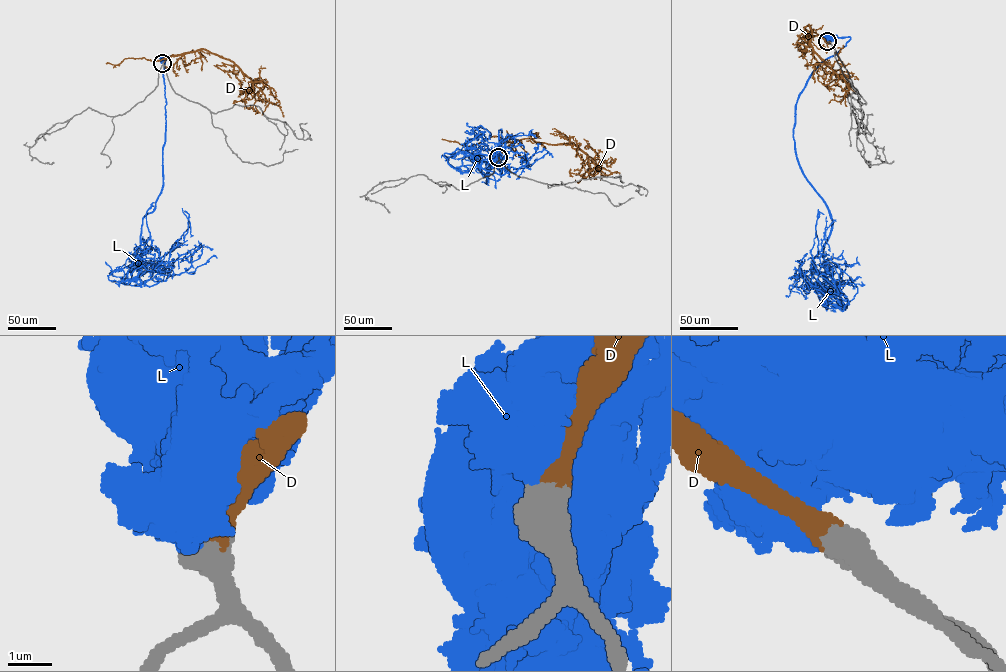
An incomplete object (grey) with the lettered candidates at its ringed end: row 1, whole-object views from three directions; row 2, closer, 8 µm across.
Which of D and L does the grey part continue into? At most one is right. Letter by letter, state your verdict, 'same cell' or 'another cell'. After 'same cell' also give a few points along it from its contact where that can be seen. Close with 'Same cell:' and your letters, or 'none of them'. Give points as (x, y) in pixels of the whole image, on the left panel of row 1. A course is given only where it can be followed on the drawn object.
D: same cell; it runs (162, 63), (171, 55), (206, 49), (231, 60), (267, 101), (275, 104), (262, 99)
L: another cell
Same cell: D

